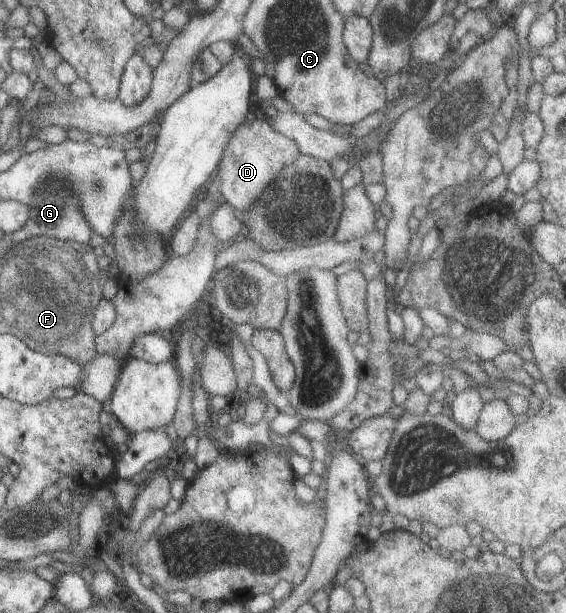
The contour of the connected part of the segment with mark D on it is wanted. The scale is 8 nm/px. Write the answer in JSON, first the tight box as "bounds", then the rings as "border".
{"bounds":[213,116,299,213],"border":[[[250,116],[229,137],[213,173],[219,181],[219,193],[222,194],[223,202],[236,213],[249,211],[253,201],[273,181],[275,175],[283,167],[291,165],[299,154],[297,145],[291,139],[270,129],[265,119]]]}

